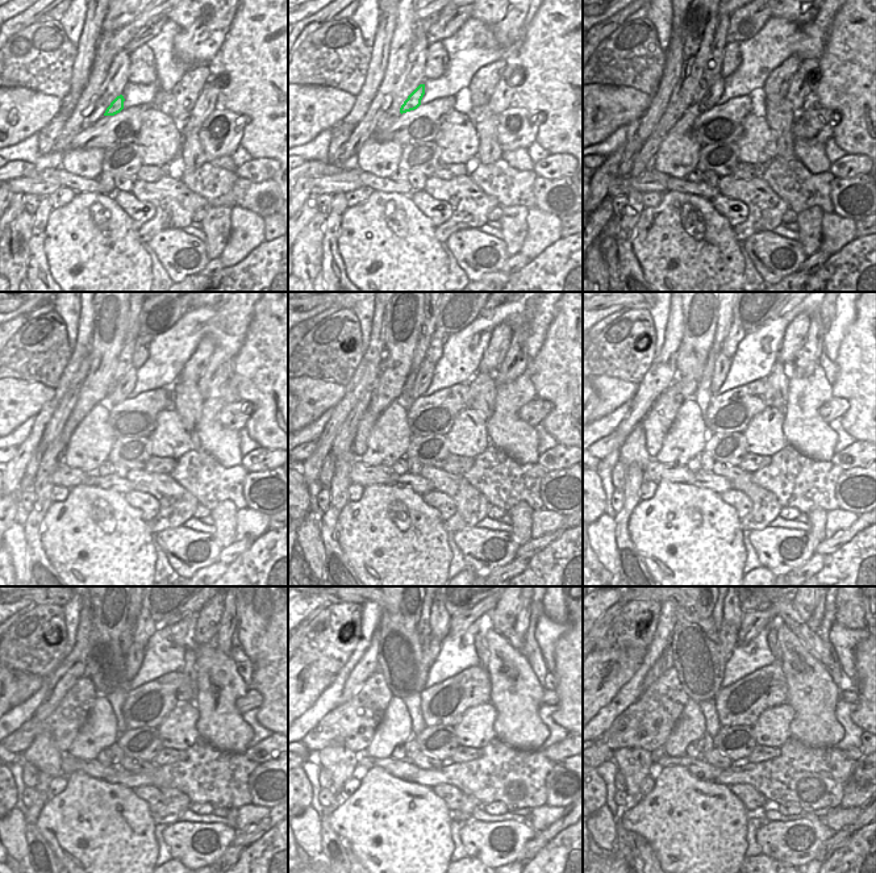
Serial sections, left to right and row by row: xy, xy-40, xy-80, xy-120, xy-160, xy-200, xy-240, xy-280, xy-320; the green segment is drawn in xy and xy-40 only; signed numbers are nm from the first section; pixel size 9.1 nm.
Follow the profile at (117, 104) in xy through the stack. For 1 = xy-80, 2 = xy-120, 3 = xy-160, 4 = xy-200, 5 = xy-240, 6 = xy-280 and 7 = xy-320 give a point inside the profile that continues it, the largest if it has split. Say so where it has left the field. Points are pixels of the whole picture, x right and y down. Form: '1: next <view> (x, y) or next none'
1: next xy-80 (713, 95)
2: next xy-120 (120, 392)
3: next xy-160 (426, 371)
4: next xy-200 (722, 363)
5: next xy-240 (136, 654)
6: next xy-280 (432, 646)
7: next xy-320 (728, 633)

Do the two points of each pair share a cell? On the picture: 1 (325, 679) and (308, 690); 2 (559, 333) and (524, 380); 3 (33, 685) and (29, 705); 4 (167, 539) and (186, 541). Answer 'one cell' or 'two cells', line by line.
1: one cell
2: two cells
3: two cells
4: one cell

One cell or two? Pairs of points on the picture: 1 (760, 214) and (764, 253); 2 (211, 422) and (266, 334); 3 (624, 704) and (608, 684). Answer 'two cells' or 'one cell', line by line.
1: two cells
2: two cells
3: two cells

